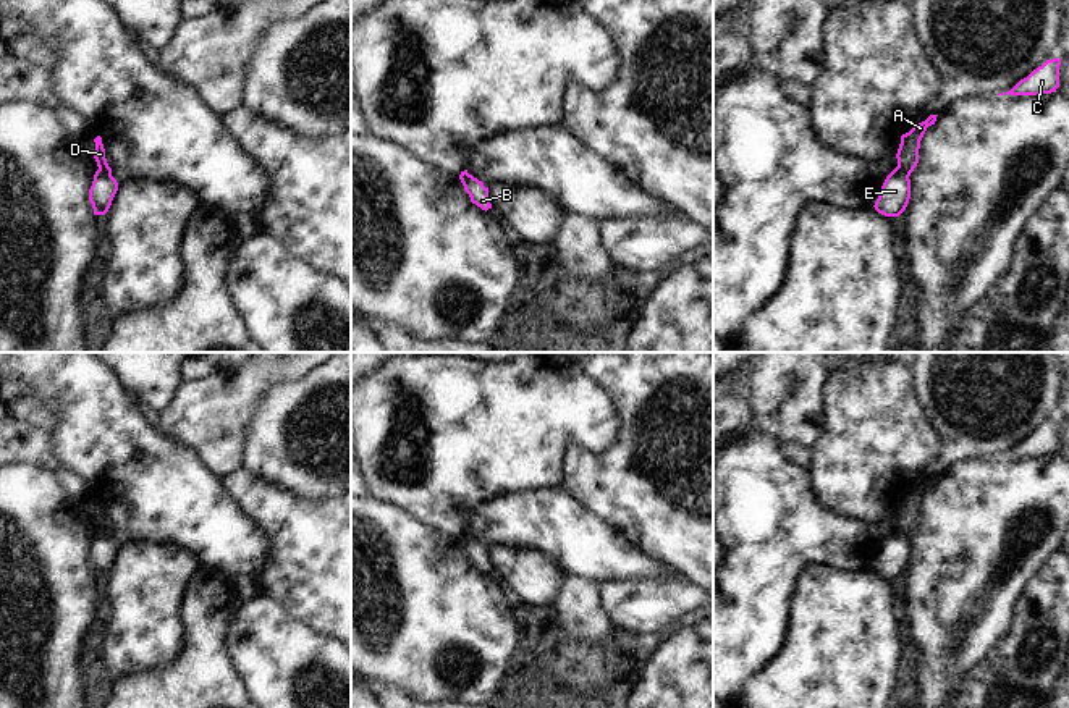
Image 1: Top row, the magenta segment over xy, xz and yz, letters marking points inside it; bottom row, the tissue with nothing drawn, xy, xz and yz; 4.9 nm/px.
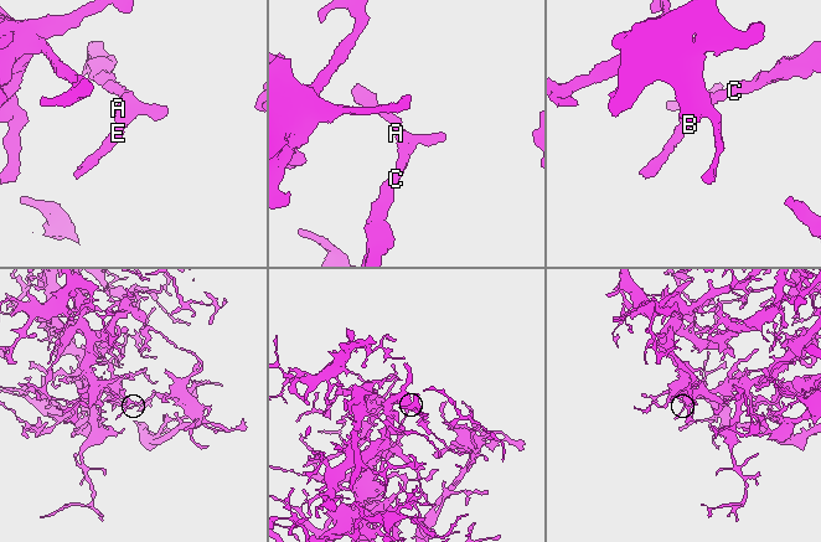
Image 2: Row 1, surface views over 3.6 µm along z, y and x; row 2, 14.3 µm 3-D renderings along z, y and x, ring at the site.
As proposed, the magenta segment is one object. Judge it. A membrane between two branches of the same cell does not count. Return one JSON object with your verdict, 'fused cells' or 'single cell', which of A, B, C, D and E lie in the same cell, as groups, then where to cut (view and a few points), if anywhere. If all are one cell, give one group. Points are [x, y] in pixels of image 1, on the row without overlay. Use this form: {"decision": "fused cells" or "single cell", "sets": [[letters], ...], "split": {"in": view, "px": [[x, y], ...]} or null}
{"decision": "fused cells", "sets": [["A", "B", "C", "D"], ["E"]], "split": {"in": "xy", "px": [[99, 530], [110, 537]]}}

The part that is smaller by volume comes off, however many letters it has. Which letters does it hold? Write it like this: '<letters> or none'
E

